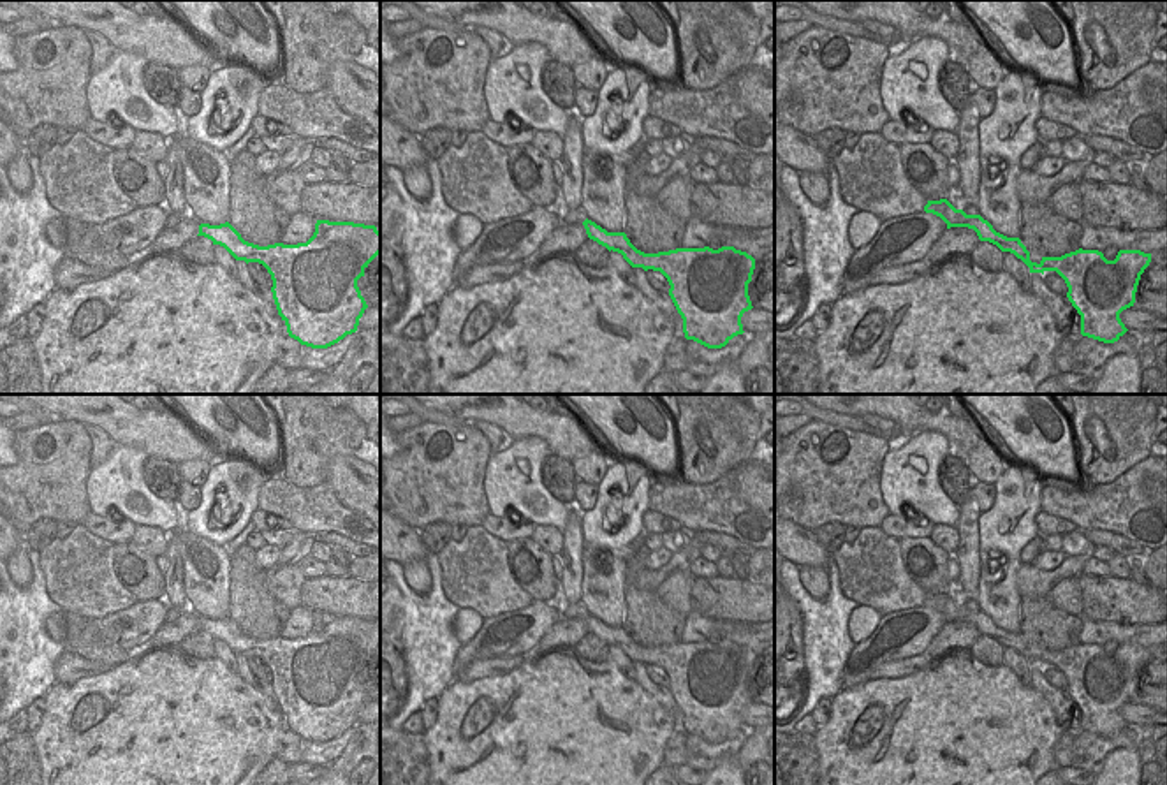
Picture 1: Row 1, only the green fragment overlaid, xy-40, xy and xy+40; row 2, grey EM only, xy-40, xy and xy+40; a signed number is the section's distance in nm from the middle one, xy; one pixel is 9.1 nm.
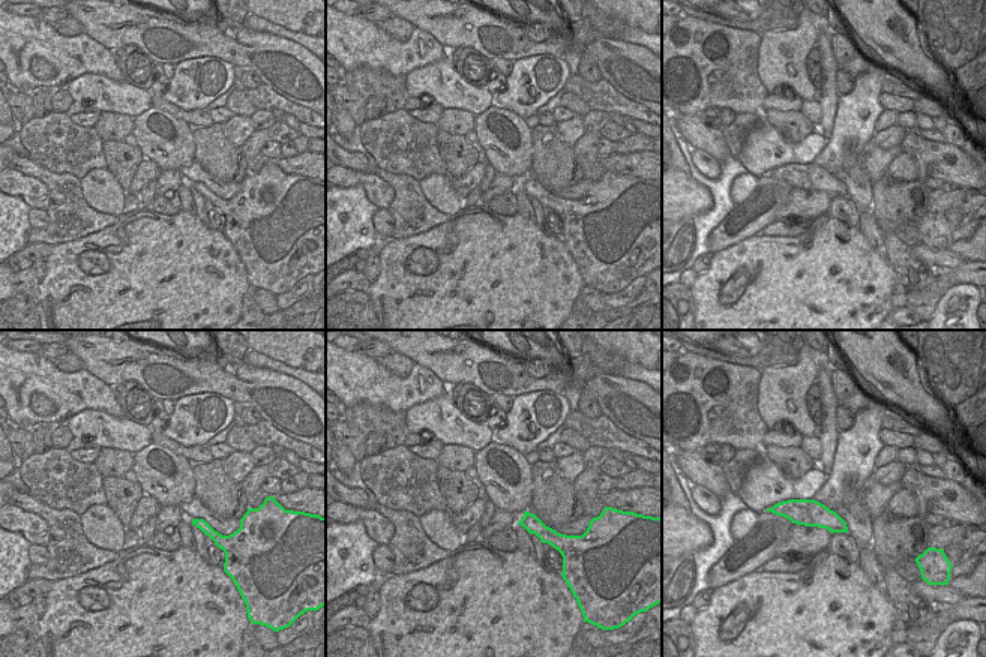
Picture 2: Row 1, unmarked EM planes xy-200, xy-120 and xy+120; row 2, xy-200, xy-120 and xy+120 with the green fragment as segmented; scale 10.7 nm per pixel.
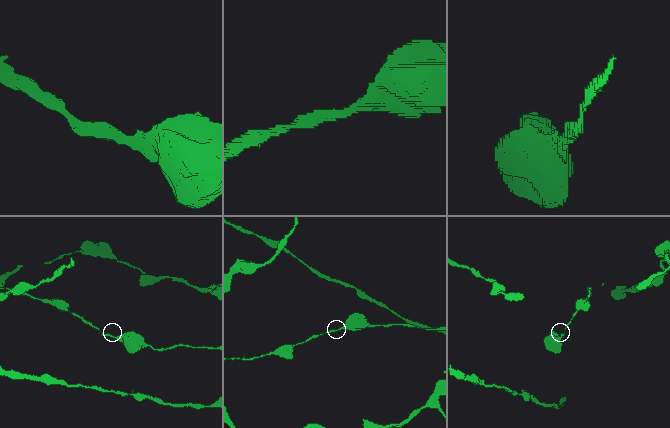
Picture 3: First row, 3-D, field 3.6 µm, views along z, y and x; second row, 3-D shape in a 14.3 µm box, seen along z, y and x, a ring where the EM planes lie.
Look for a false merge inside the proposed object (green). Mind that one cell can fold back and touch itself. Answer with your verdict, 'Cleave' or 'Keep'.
Keep.

